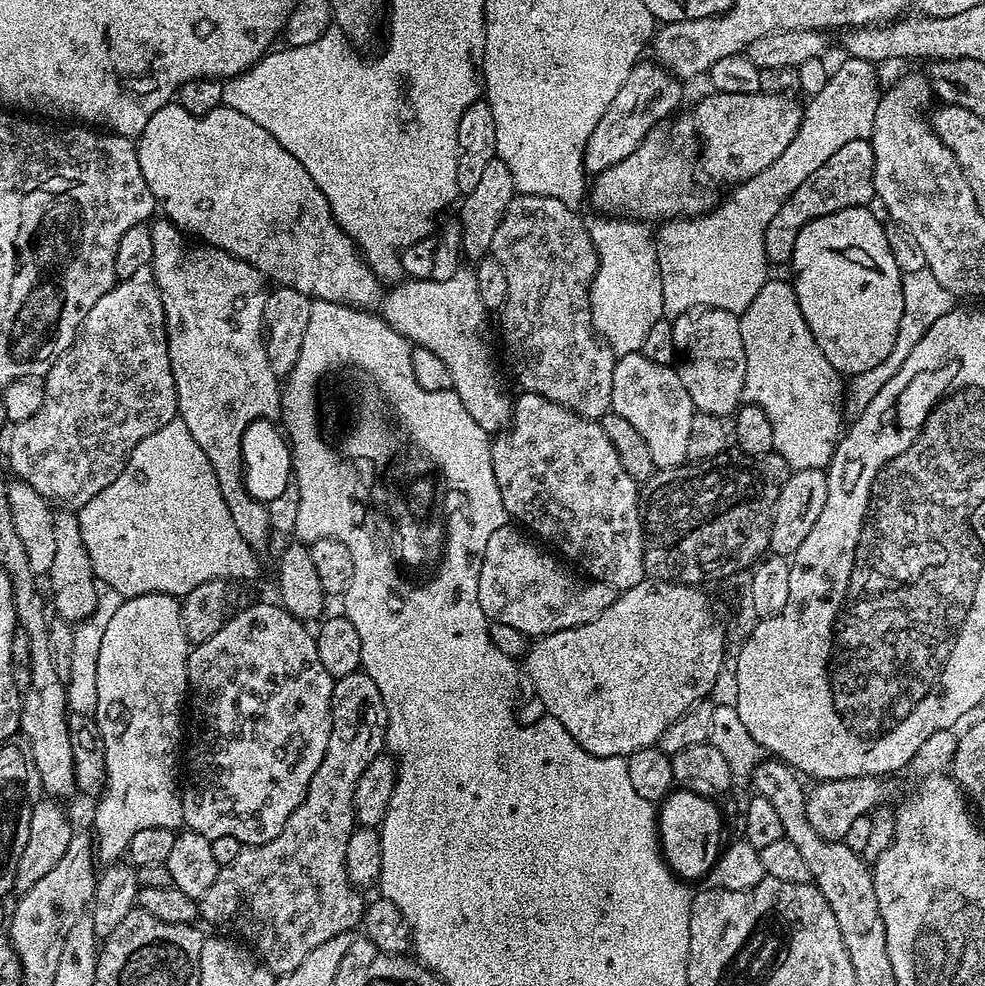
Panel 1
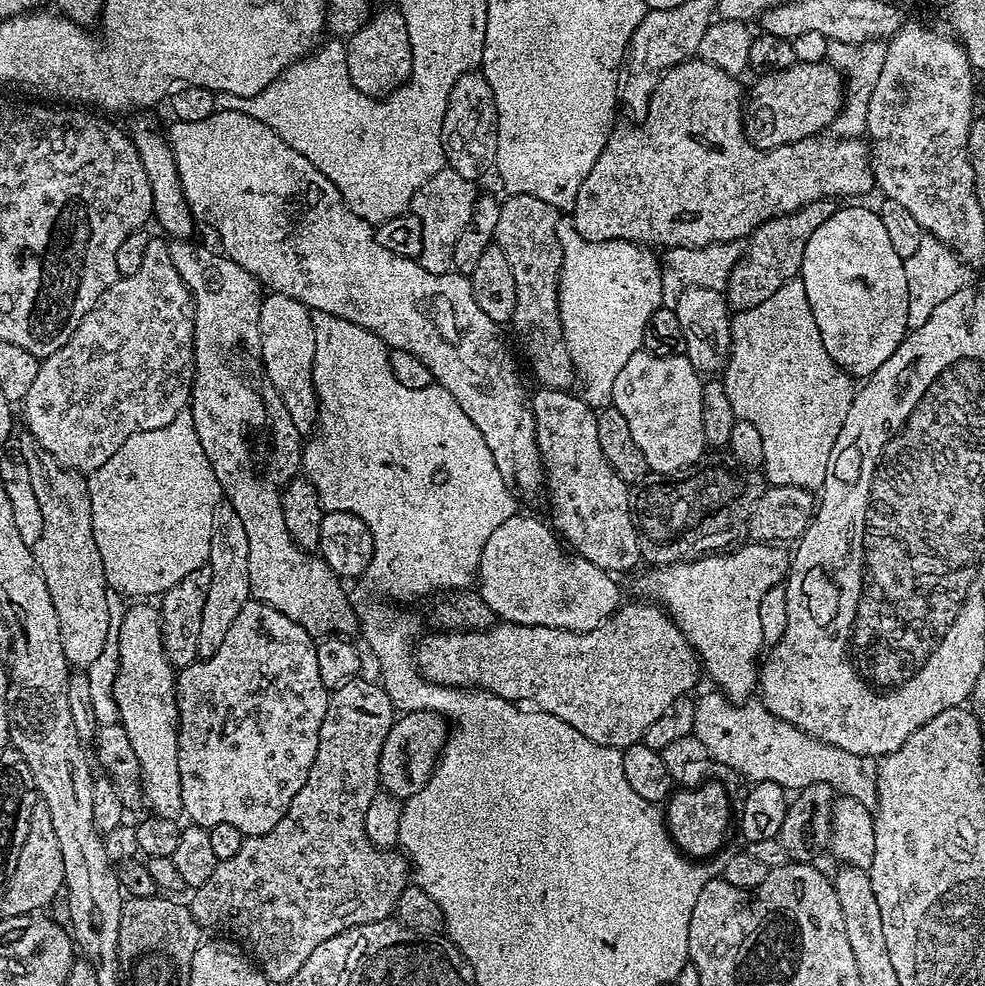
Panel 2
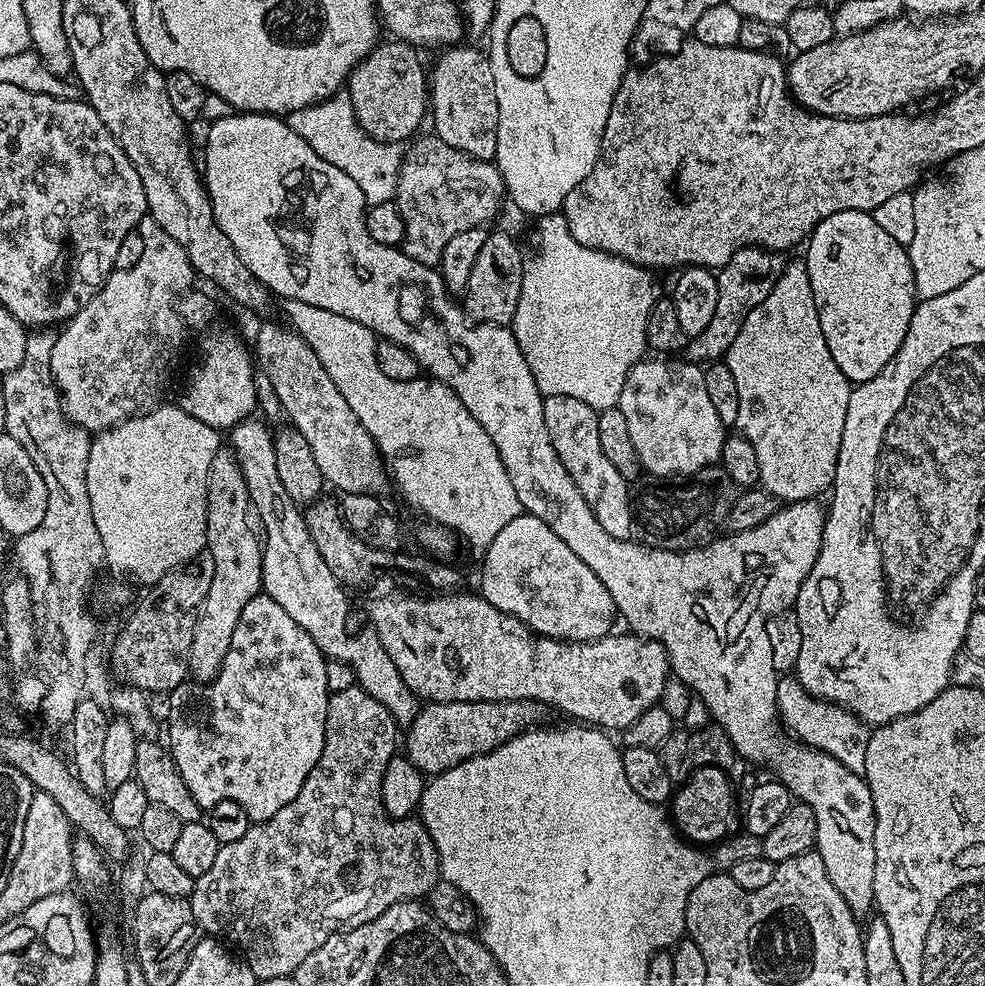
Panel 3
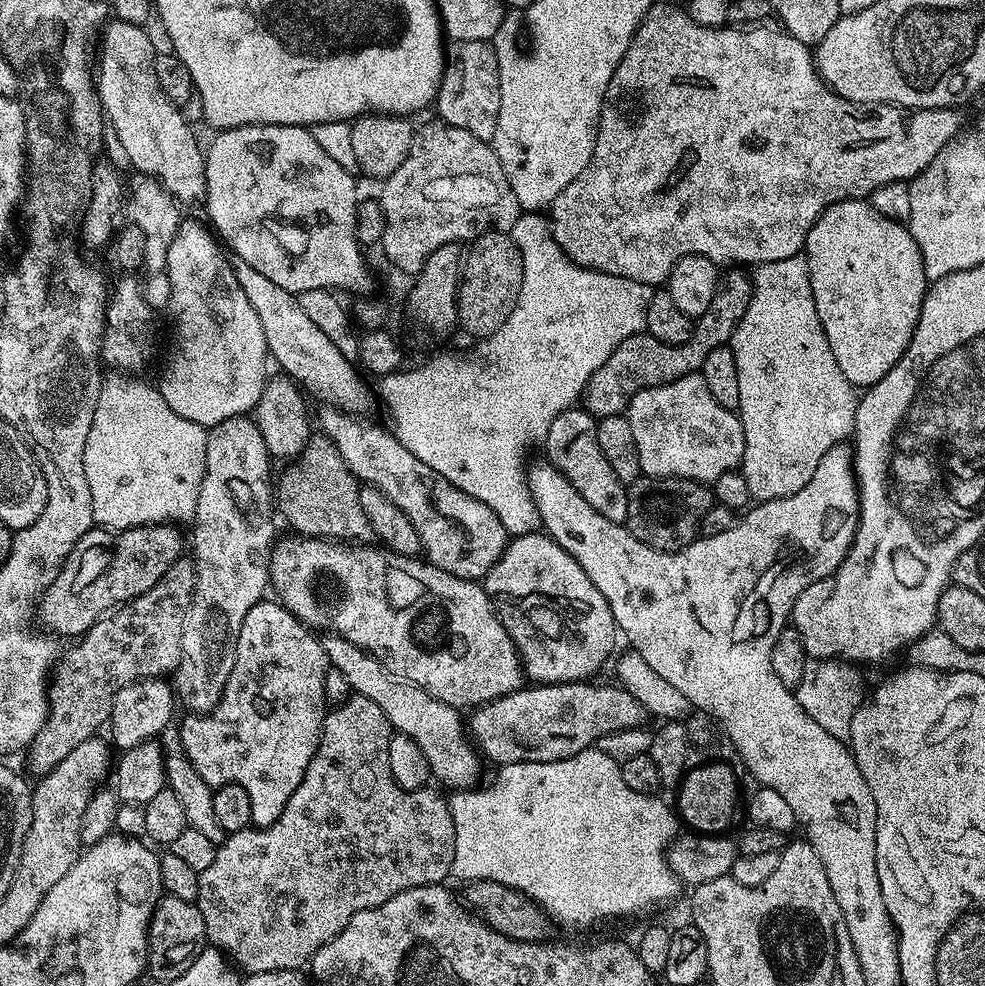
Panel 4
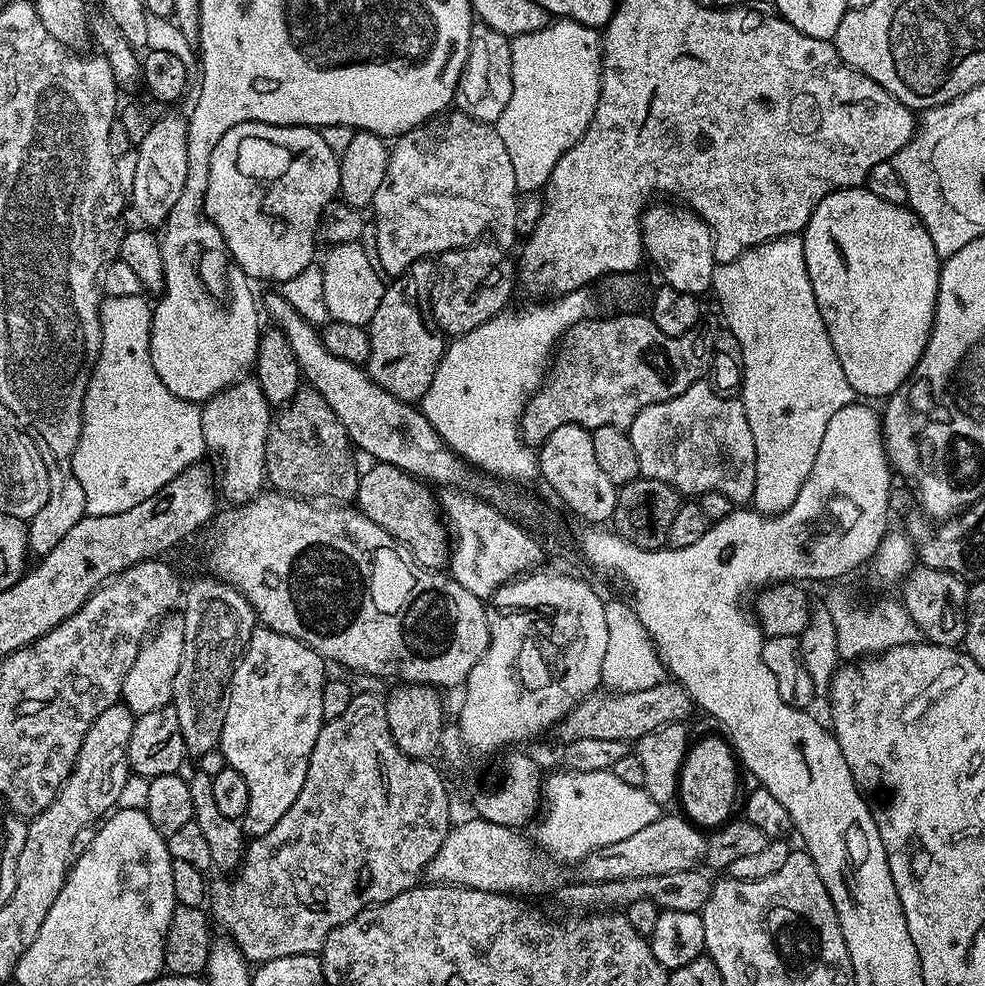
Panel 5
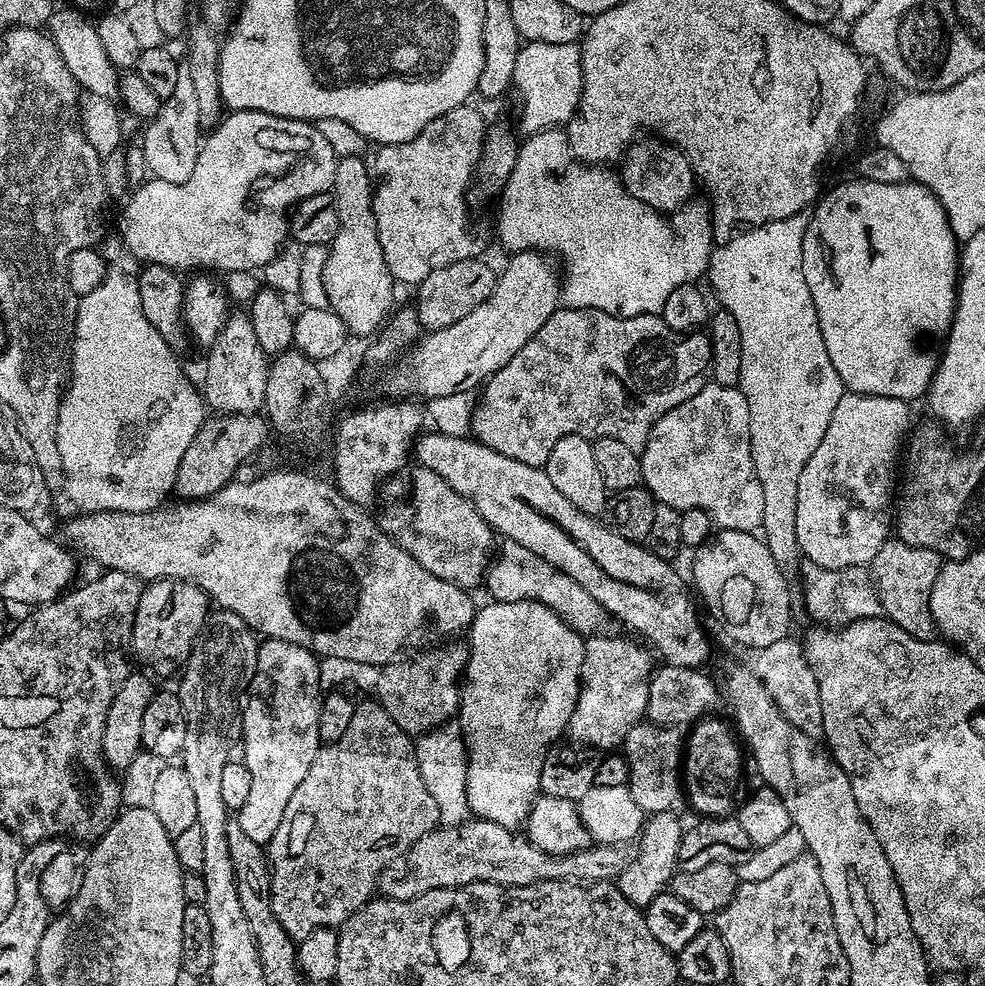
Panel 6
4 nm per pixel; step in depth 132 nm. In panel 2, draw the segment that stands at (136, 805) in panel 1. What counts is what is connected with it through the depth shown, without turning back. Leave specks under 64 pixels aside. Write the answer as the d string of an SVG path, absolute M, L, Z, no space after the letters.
M136 602L127 609L122 618L118 634L120 665L114 682L114 698L120 715L119 724L130 738L130 746L138 758L140 779L144 789L147 807L155 815L176 820L184 811L182 806L182 778L178 774L178 734L180 733L180 715L176 709L176 677L172 663L164 654L164 630L162 613L155 603Z

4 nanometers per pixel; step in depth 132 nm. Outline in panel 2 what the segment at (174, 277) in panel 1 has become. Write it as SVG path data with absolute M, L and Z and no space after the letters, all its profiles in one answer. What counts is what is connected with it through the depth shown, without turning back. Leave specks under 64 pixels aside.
M172 238L167 241L170 258L174 262L174 270L188 287L192 296L192 395L190 411L194 418L194 430L198 430L198 442L202 442L202 450L206 450L206 458L210 458L210 466L214 470L214 478L220 483L220 491L231 504L234 514L242 518L242 530L246 530L246 546L250 546L248 565L250 566L250 590L255 599L274 606L286 618L298 622L308 635L313 638L325 636L351 637L352 631L358 628L358 612L348 601L344 593L341 577L335 576L319 555L309 554L297 546L290 538L290 530L286 530L286 518L282 518L281 493L269 483L261 473L256 473L256 464L252 461L252 448L248 445L248 431L252 428L252 420L263 421L263 399L256 388L252 389L244 381L240 368L236 365L236 356L232 348L240 344L240 340L259 341L260 338L260 301L262 285L255 280L238 262L231 260L223 251L215 247L207 248L204 244L195 244L192 238Z

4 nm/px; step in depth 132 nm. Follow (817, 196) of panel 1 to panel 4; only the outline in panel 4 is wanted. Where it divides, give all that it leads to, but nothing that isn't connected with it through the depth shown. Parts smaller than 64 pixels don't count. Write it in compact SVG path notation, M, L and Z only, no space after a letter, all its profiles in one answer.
M728 270L719 277L714 290L714 298L710 298L710 306L706 314L702 314L693 323L690 338L678 346L670 346L658 342L647 334L637 334L626 338L614 350L600 369L593 374L582 397L582 404L593 416L619 416L627 409L628 403L638 394L638 390L646 390L654 386L662 386L674 382L683 376L699 373L702 362L706 362L706 354L710 350L727 345L732 339L738 322L742 322L742 314L750 304L752 297L752 277L744 270Z

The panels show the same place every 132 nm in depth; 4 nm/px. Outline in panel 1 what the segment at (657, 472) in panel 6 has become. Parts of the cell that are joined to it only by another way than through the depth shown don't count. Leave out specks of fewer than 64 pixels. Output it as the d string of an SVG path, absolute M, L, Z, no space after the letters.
M640 351L619 357L614 366L614 394L611 411L622 414L622 418L626 418L626 422L630 422L630 426L634 426L638 434L642 434L650 455L654 457L656 469L678 468L688 460L686 445L690 438L690 418L694 409L690 394L686 394L686 386L682 386L680 373L672 364L650 362L650 358L643 356Z

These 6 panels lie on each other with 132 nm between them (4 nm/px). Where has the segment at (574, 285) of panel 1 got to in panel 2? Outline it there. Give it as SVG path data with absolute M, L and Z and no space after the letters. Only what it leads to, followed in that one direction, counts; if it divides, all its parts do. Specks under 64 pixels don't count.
M530 194L509 195L498 210L498 226L494 237L495 247L506 254L506 262L514 274L516 305L510 329L516 335L516 344L524 355L530 371L536 375L536 384L546 388L571 389L576 380L572 359L564 341L560 325L558 290L562 246L558 242L558 222L561 213L550 202Z

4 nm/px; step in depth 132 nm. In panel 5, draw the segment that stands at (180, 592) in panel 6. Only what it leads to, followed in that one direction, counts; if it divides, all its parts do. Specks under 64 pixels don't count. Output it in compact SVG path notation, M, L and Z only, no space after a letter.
M169 614L157 623L154 631L145 639L138 650L138 658L134 658L134 666L130 666L122 682L120 700L132 711L133 716L150 714L150 710L167 708L172 704L172 687L178 674L178 666L182 662L183 649L183 619L179 615Z

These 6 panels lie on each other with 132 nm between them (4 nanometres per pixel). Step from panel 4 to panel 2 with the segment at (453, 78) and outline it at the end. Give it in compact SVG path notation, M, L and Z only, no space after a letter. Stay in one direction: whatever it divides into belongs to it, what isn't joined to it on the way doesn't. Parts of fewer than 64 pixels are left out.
M476 70L467 72L454 84L443 119L442 140L447 167L452 168L462 178L476 182L479 181L480 176L493 169L497 154L497 106L494 102L493 91L490 90L483 73Z

